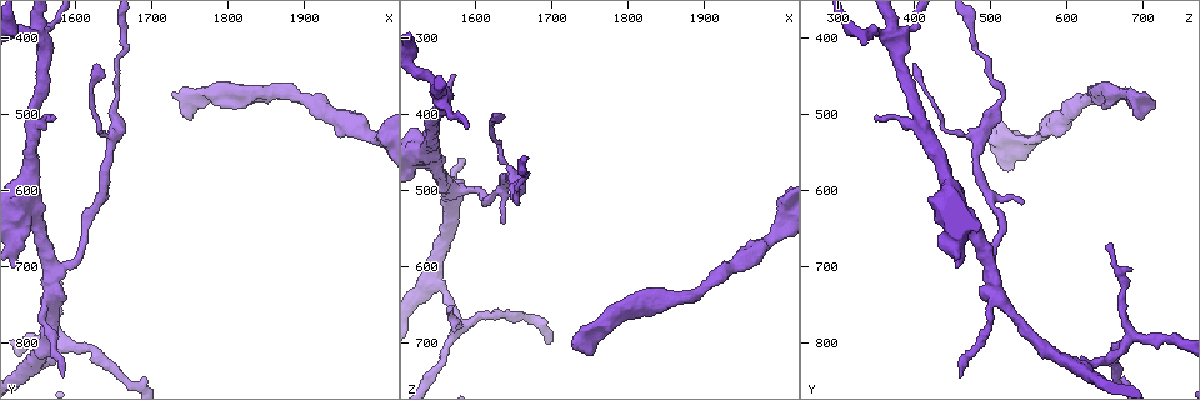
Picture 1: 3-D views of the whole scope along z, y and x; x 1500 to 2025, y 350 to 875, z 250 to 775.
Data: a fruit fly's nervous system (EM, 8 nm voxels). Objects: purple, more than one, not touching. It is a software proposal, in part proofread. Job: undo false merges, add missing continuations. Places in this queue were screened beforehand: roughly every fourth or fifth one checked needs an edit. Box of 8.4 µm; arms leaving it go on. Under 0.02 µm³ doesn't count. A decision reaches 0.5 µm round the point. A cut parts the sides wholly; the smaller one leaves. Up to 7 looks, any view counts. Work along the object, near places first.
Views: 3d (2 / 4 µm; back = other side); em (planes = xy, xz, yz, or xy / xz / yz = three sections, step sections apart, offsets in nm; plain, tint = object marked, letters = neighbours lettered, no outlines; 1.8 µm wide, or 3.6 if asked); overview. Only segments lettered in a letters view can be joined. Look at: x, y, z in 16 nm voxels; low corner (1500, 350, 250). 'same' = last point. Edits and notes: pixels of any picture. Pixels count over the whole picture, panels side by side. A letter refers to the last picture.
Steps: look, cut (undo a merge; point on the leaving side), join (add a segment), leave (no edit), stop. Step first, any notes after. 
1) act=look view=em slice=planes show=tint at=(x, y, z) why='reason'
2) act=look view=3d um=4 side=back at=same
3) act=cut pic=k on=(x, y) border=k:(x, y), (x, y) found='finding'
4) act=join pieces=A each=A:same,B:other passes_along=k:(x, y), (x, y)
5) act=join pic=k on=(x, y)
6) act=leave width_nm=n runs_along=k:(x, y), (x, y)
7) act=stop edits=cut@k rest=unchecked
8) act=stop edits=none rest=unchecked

act=look view=em um=3.6 slice=planes show=letters at=(1565, 670, 655) why='tapers out'

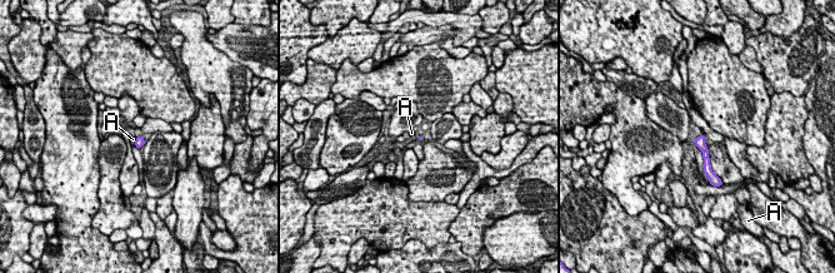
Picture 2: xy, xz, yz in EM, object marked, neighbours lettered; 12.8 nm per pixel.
act=leave each=A:other found='no lettered segment goes on from it'

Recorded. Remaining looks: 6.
act=look view=3d um=2 at=(1575, 705, 500) why='sharp bend'

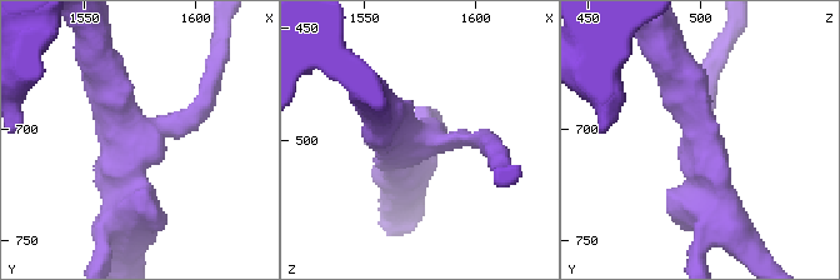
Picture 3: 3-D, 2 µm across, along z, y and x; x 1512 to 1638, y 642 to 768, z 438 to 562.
act=look view=em slice=planes show=tint at=(1575, 702, 500) arms=3

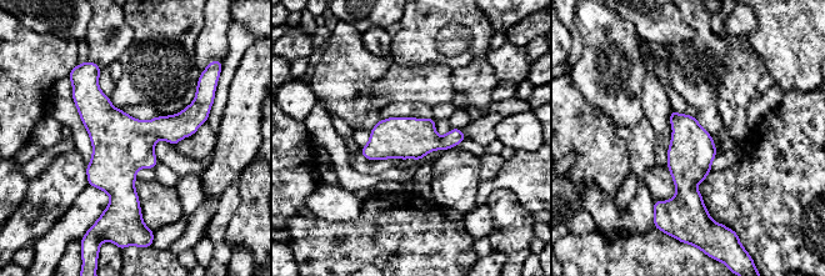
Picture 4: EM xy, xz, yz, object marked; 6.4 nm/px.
act=look view=em slice=planes show=letters at=same

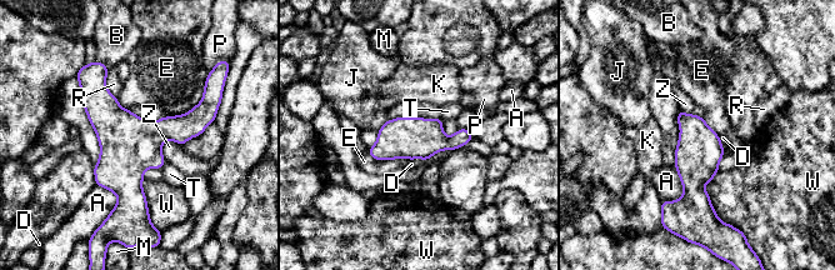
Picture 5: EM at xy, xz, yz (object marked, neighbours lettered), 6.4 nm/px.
act=leave longest_contact=E:340nm each=A:other,B:other,D:other,E:other,J:other,K:other,M:other,P:other,R:other,T:other,W:other,Z:other border=5:(205, 81), (195, 105), (168, 116) found='one neuron here'

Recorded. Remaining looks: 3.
act=look view=3d um=2 at=(1555, 400, 375) why='looks like a crossing'

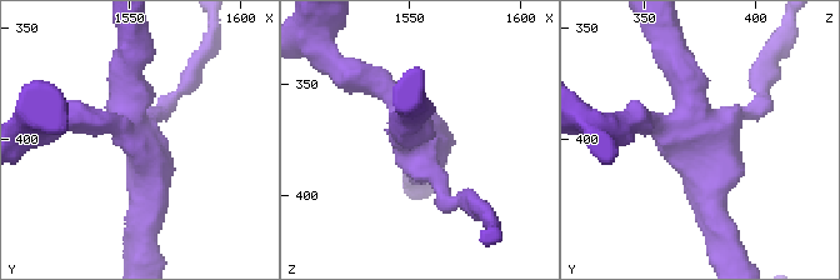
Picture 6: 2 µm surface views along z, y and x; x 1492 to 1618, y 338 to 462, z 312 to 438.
act=look view=em um=3.6 slice=planes show=letters at=(1552, 399, 372) arms=4 why='need the tissue'

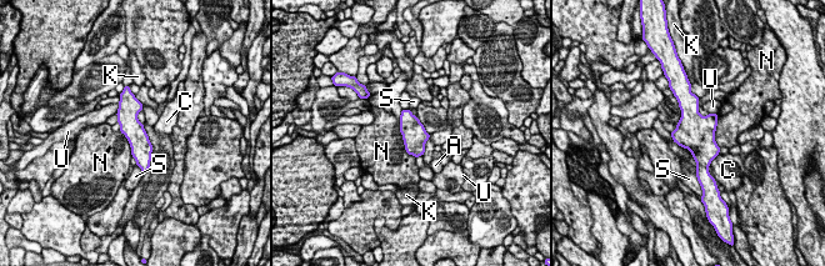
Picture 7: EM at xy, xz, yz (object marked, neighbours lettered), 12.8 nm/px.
act=leave each=A:other,C:other,K:other,N:other,S:other,U:other found='all the same neuron'

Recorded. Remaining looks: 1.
act=stop edits=none rest=unchecked

